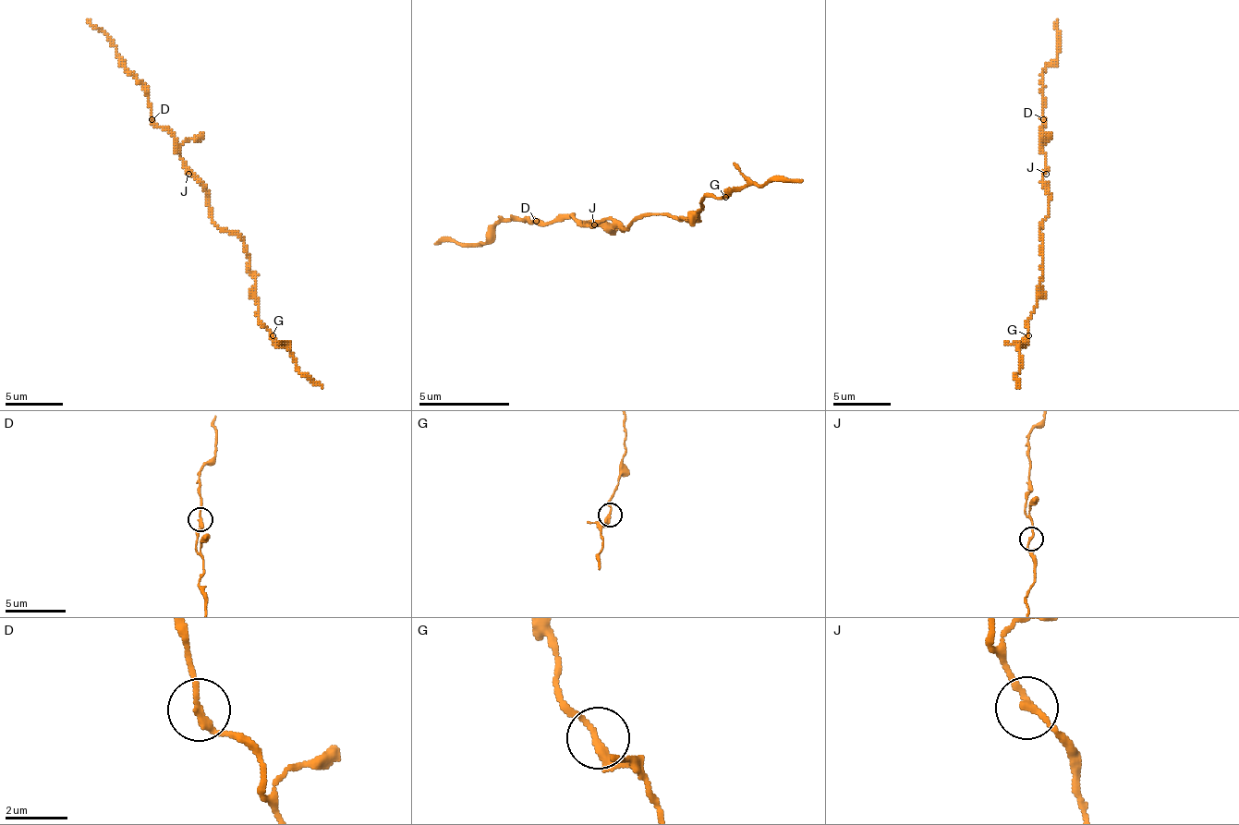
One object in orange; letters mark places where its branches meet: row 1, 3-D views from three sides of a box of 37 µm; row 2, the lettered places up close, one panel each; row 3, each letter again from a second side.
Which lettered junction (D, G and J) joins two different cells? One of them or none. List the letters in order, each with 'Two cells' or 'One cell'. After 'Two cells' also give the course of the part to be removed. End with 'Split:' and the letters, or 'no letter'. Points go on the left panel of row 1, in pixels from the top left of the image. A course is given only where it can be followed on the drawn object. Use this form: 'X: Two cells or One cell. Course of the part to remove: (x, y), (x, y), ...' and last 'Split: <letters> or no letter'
D: One cell
G: One cell
J: One cell
Split: no letter

